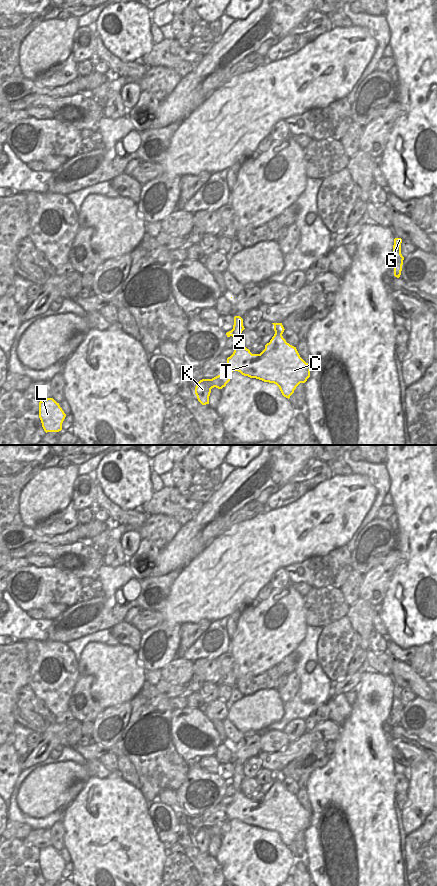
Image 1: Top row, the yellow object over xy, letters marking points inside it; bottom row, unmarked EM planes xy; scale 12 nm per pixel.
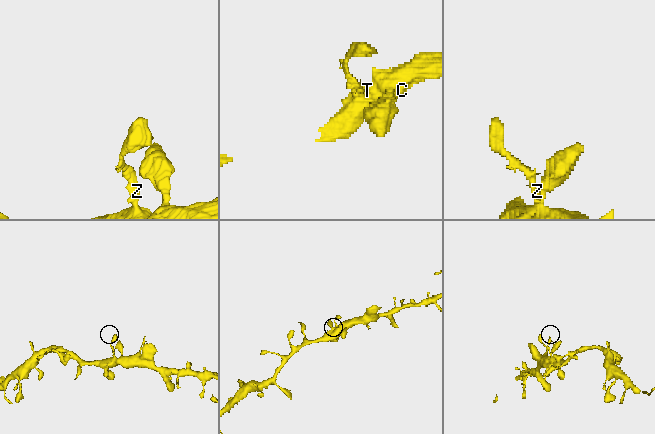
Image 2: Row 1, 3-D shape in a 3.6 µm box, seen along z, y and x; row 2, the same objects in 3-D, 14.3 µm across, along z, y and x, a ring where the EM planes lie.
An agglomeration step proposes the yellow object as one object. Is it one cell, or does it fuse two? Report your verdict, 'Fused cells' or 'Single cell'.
Single cell.

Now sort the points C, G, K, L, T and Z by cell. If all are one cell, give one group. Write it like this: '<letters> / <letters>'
C G K L T Z

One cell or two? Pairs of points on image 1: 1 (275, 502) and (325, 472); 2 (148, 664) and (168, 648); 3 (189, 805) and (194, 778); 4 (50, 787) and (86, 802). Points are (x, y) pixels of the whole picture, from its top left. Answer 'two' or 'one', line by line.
1: one
2: one
3: one
4: two

